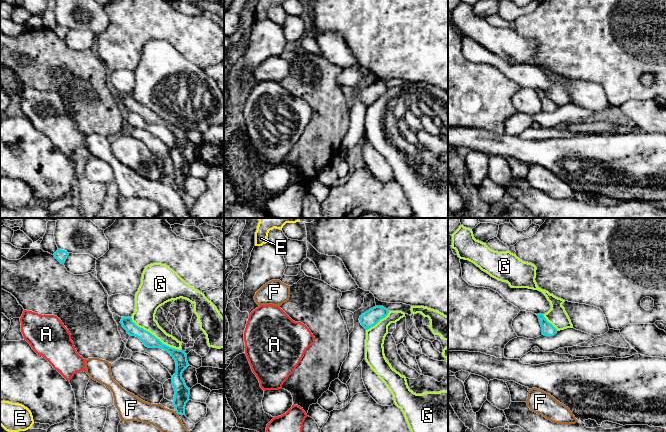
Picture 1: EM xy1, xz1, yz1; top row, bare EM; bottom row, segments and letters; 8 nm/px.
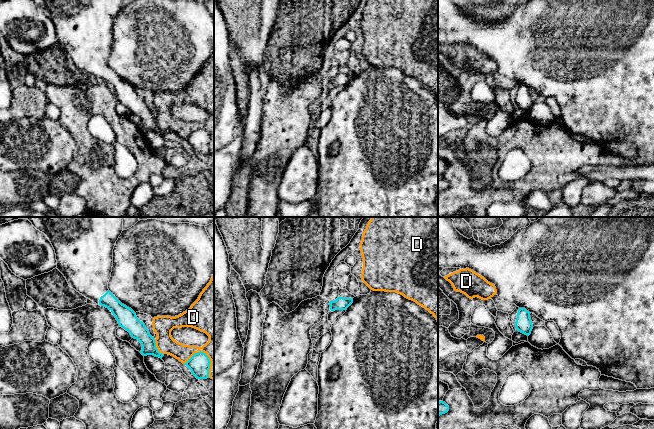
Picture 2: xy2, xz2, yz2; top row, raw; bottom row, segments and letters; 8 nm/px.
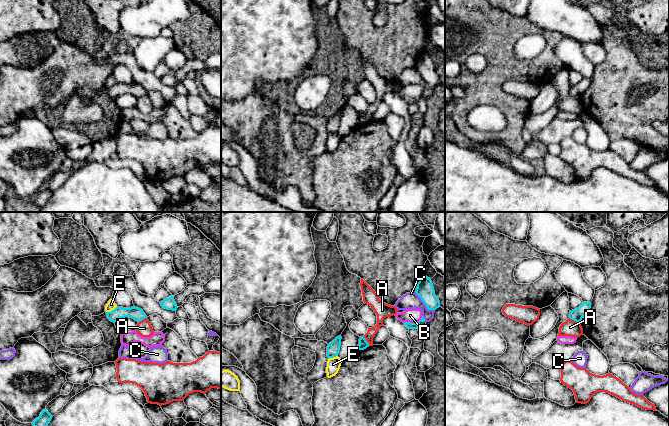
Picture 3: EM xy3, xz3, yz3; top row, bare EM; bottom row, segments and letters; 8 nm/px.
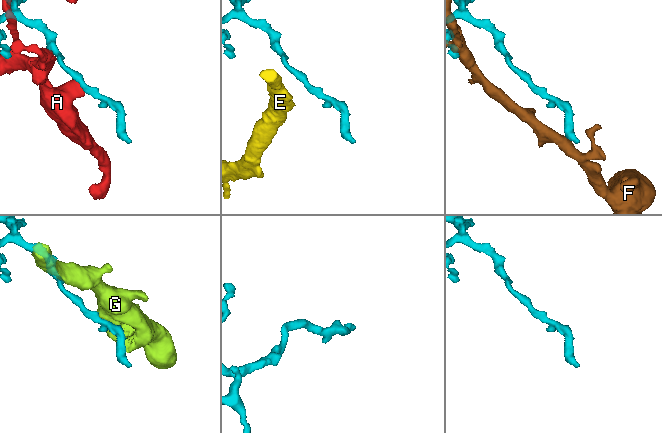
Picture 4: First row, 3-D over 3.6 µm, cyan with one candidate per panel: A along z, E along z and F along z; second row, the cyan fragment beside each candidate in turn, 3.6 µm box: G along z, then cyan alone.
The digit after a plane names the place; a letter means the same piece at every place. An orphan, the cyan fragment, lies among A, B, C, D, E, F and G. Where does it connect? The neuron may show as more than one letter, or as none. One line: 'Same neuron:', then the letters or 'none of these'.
Same neuron: none of these

